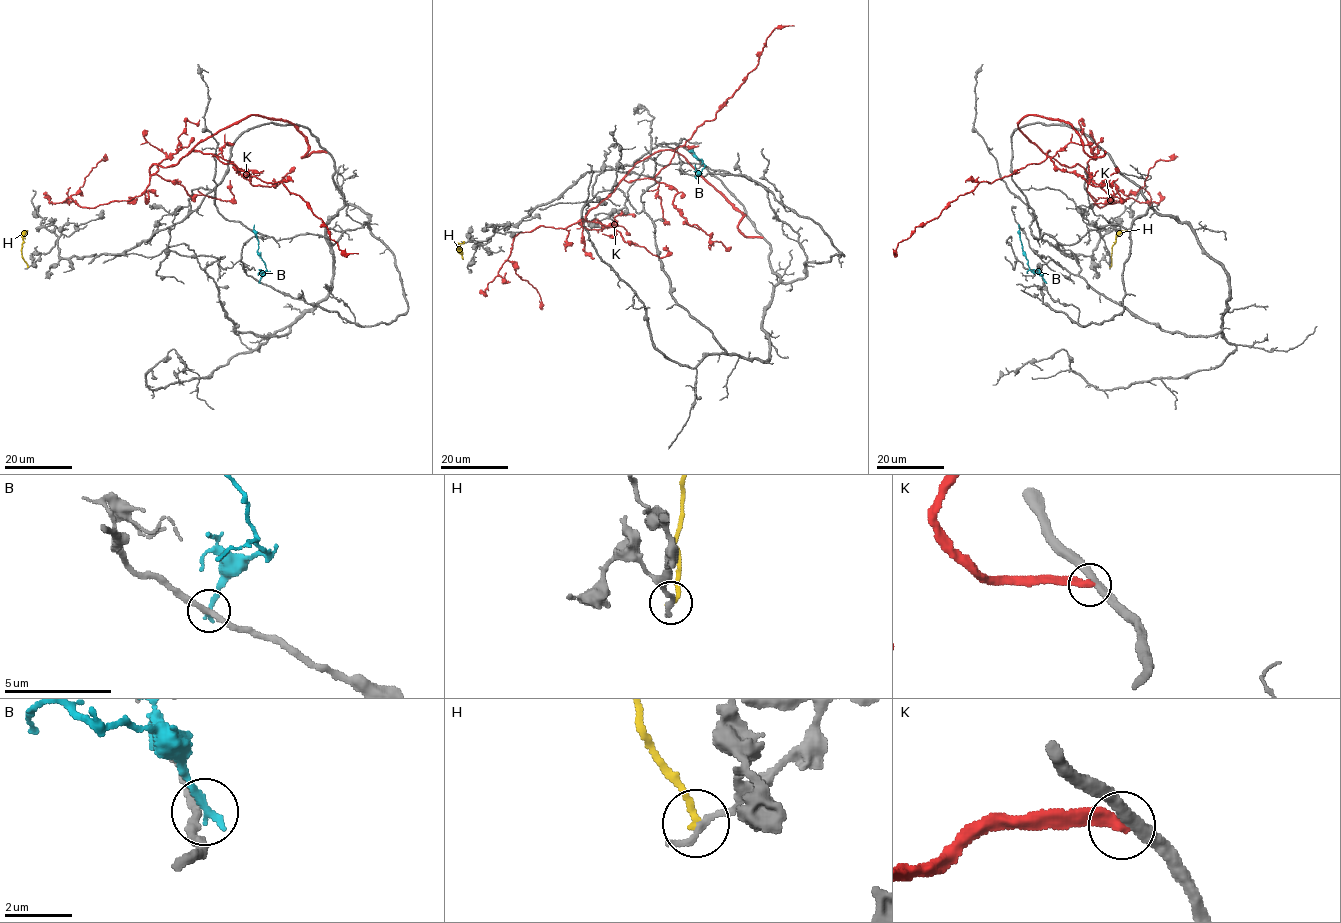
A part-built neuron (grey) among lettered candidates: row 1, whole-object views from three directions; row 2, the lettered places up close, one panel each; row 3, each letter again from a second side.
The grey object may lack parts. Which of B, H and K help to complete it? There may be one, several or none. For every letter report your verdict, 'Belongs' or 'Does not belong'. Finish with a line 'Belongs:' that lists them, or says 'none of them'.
B: Does not belong
H: Does not belong
K: Does not belong
Belongs: none of them

